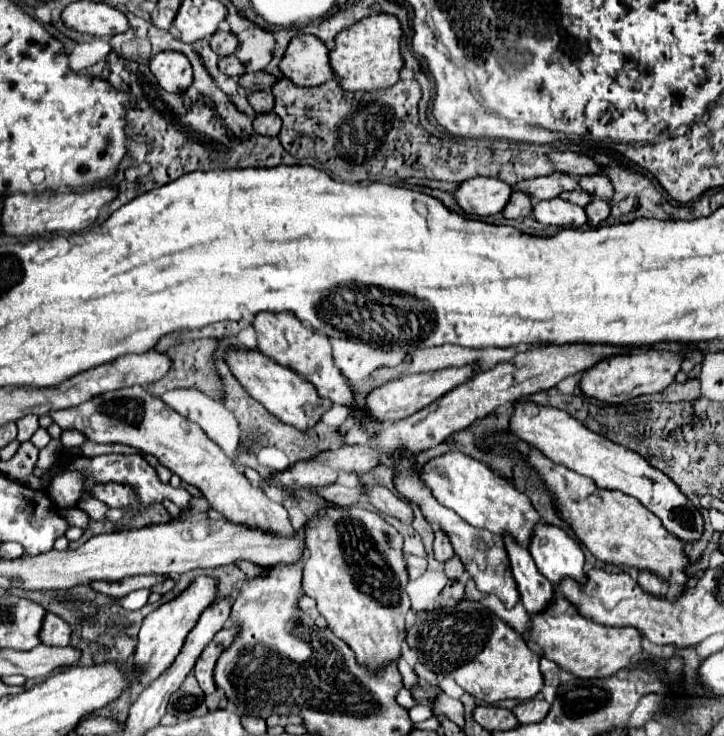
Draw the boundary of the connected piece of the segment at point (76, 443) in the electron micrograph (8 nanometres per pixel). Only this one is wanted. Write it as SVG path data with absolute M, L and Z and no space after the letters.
M63 431L63 435L61 435L61 443L63 443L63 447L67 447L67 449L81 447L81 445L85 443L85 435L79 433L79 431Z

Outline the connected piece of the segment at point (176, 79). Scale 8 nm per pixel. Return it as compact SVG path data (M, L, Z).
M161 51L151 59L149 67L165 91L185 91L193 83L191 63L183 53Z

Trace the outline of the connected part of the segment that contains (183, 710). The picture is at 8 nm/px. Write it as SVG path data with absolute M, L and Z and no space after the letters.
M193 673L187 675L179 691L171 695L171 701L167 705L167 713L175 715L177 719L191 719L191 717L203 717L207 715L207 705L205 705L205 695L203 689L199 687L197 679Z

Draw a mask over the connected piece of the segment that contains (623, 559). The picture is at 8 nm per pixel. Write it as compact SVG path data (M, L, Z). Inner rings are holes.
M503 435L501 441L517 445L519 451L527 457L527 461L539 471L541 479L547 483L547 487L557 499L559 515L571 525L575 535L597 559L613 563L617 567L635 567L639 571L649 571L667 583L671 581L671 573L675 569L685 571L689 559L681 541L675 535L671 535L663 527L663 523L659 523L657 515L651 515L651 511L643 509L637 499L619 491L595 487L595 483L589 477L583 477L575 471L569 471L563 465L553 463L539 449L529 447L525 441L515 439L513 435Z

